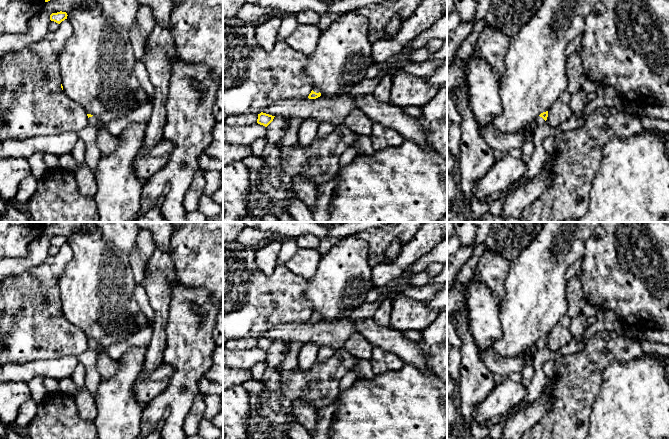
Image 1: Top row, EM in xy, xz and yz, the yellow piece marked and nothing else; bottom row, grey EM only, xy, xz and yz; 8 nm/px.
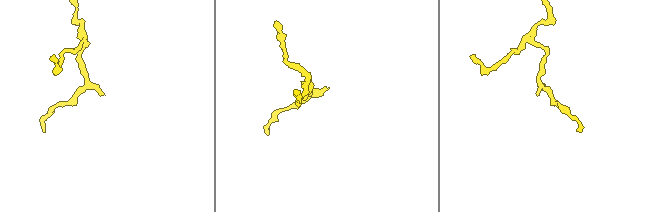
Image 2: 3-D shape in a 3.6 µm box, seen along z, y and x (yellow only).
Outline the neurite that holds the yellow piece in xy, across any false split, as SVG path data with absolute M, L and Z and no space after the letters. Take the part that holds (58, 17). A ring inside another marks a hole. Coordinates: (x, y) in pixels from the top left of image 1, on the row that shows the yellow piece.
M60 11L60 12L57 12L57 13L52 13L50 15L50 20L54 21L54 22L56 22L58 24L60 24L62 21L64 21L65 19L67 19L67 16L68 15L67 15L66 12Z

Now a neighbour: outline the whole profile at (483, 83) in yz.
M472 55L466 60L465 73L470 107L473 111L474 119L478 127L490 126L494 117L502 112L500 78L484 58L477 58Z

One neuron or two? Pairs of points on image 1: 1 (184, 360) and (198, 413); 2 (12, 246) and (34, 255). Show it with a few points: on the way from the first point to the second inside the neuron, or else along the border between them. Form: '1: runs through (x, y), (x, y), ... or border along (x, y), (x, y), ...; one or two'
1: border along (199, 392), (183, 420); two
2: border along (41, 233), (29, 245), (25, 256), (10, 258); two

